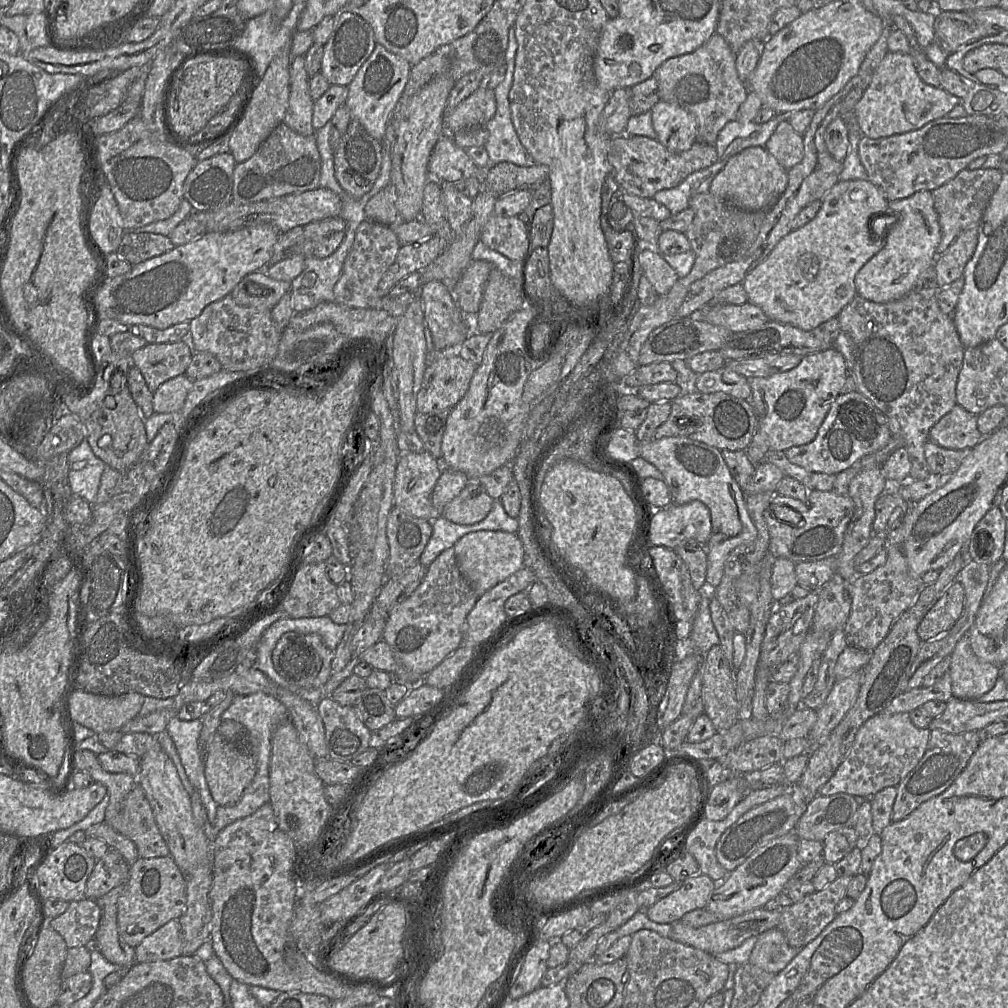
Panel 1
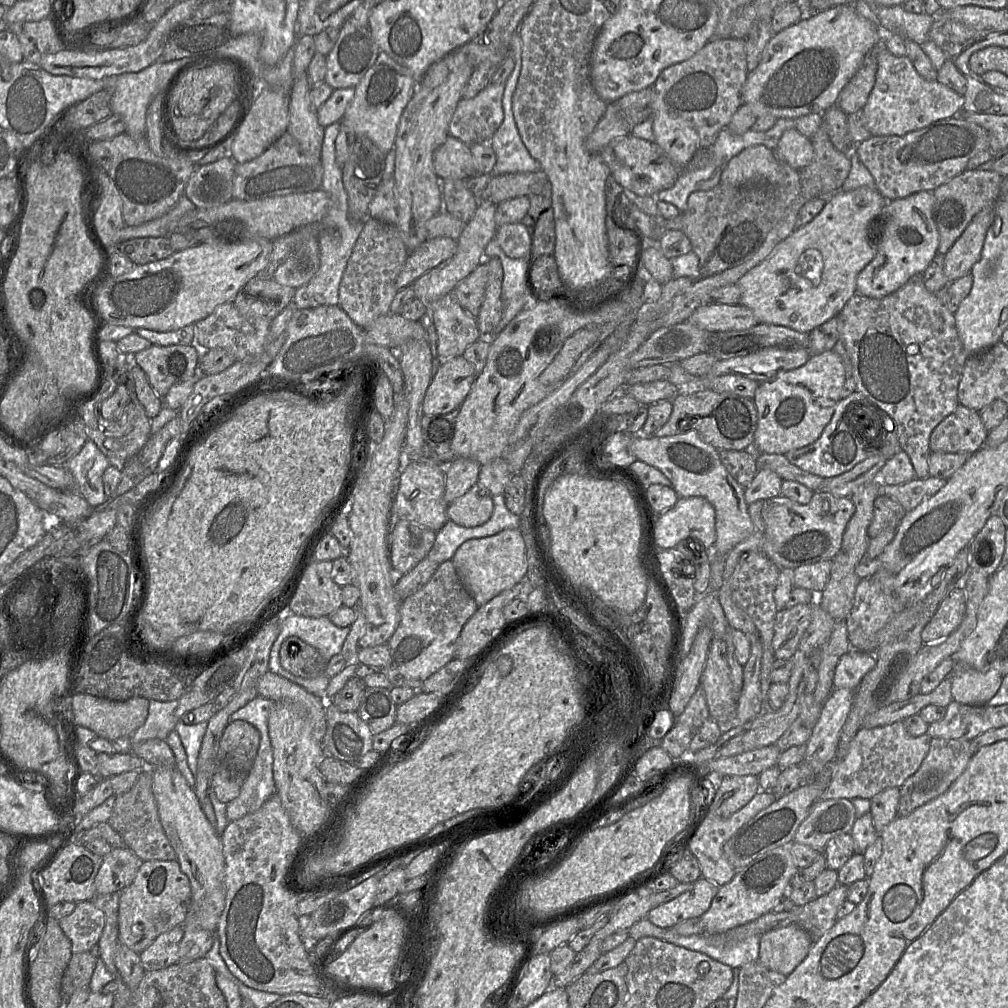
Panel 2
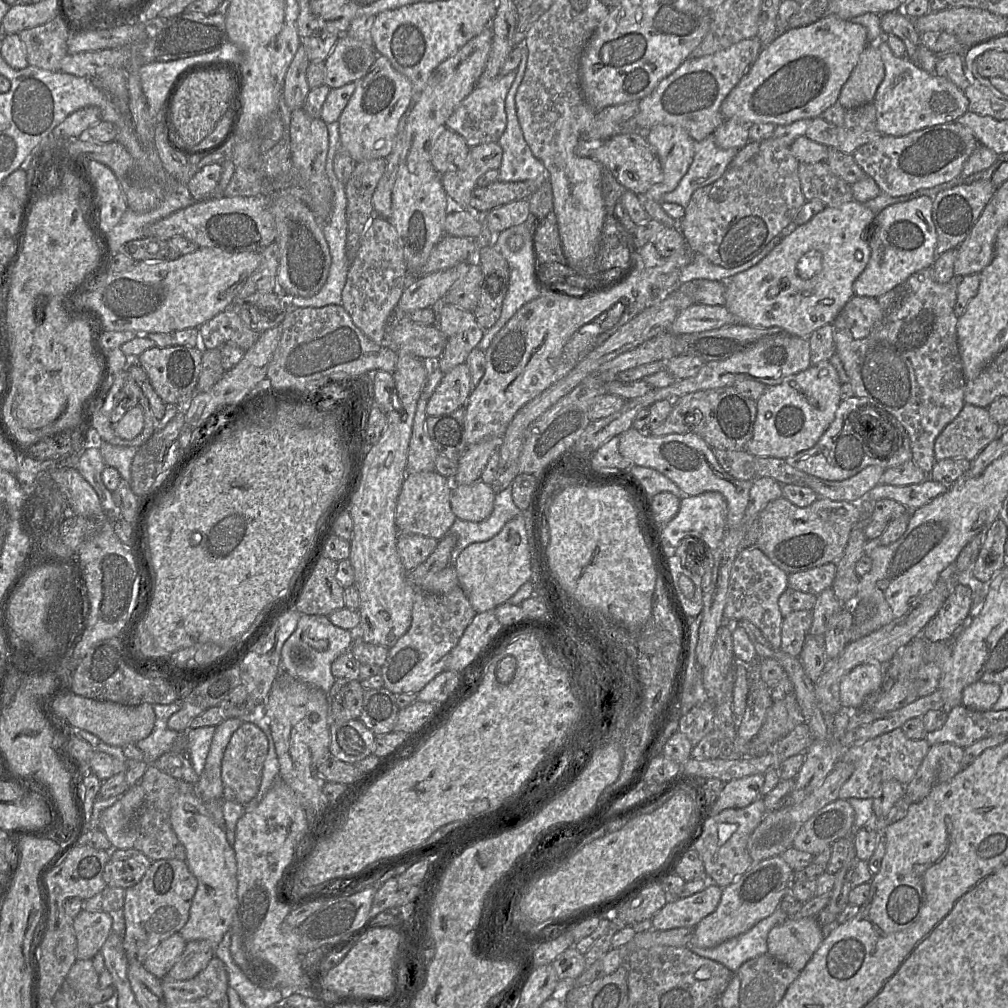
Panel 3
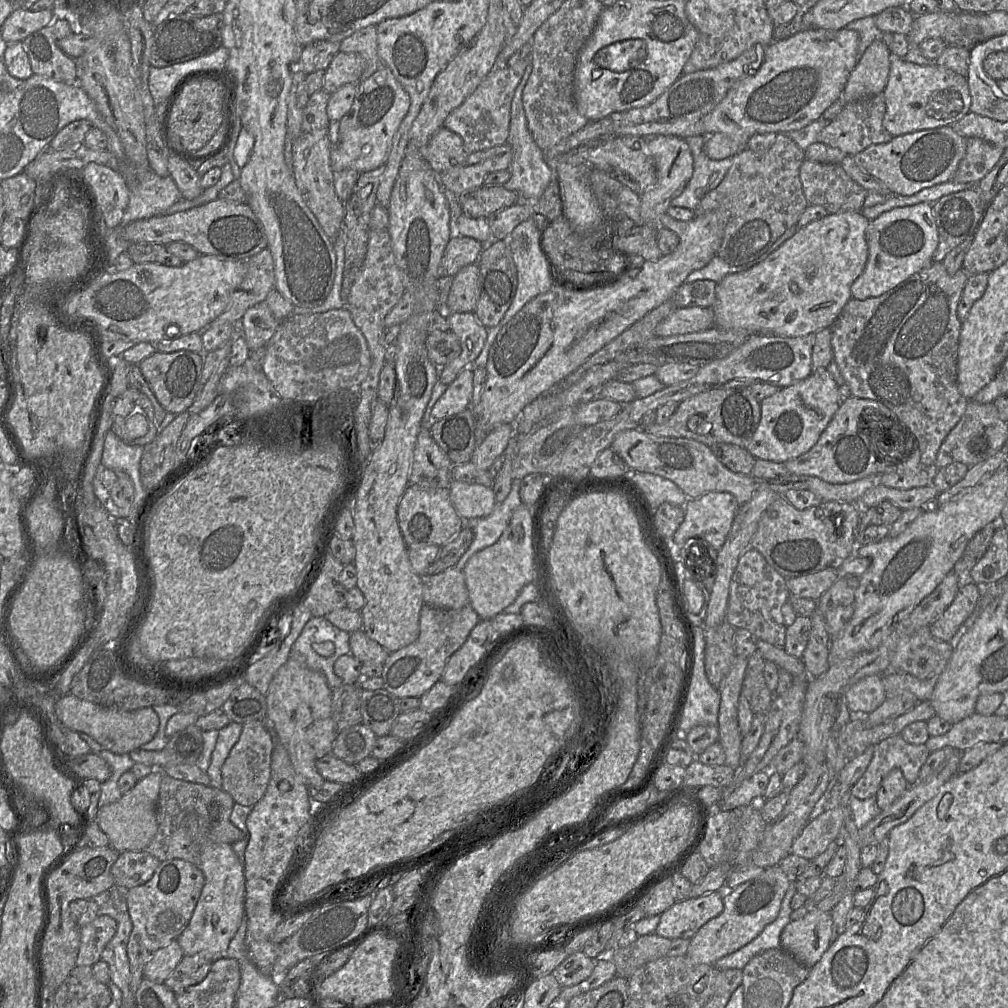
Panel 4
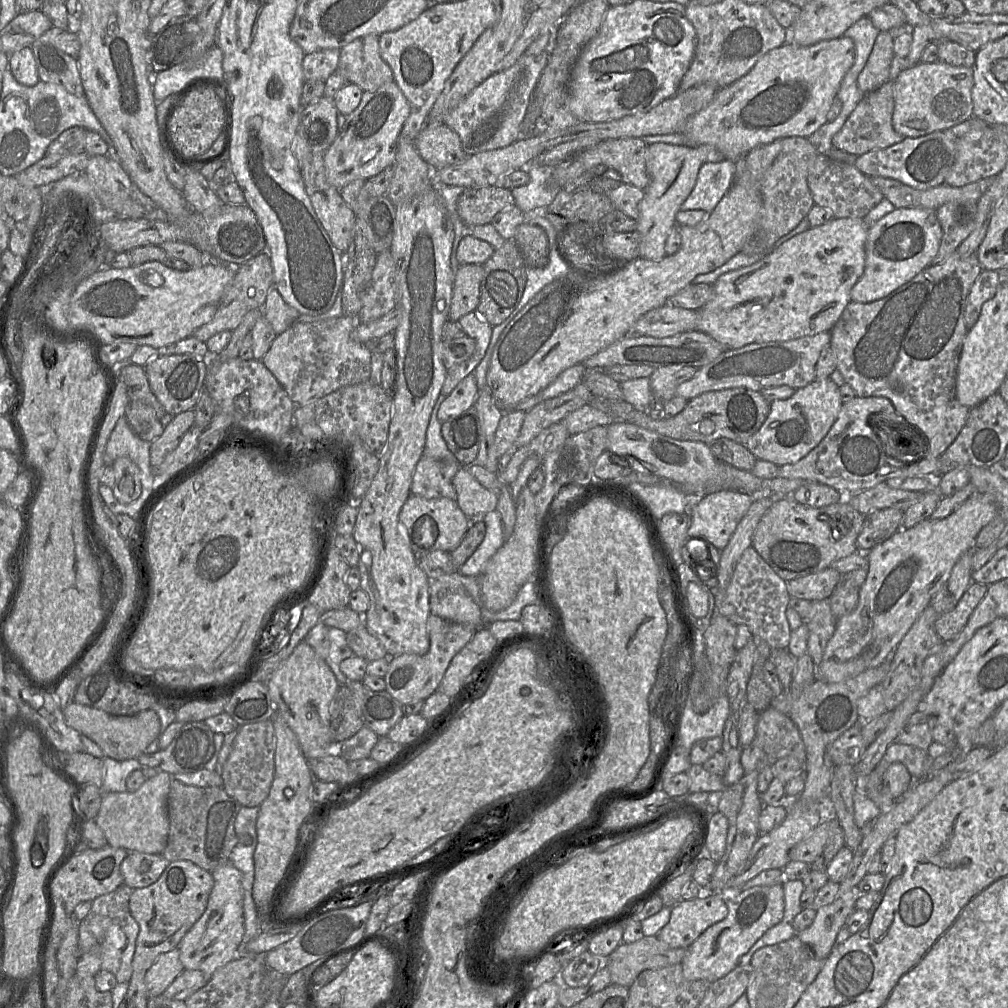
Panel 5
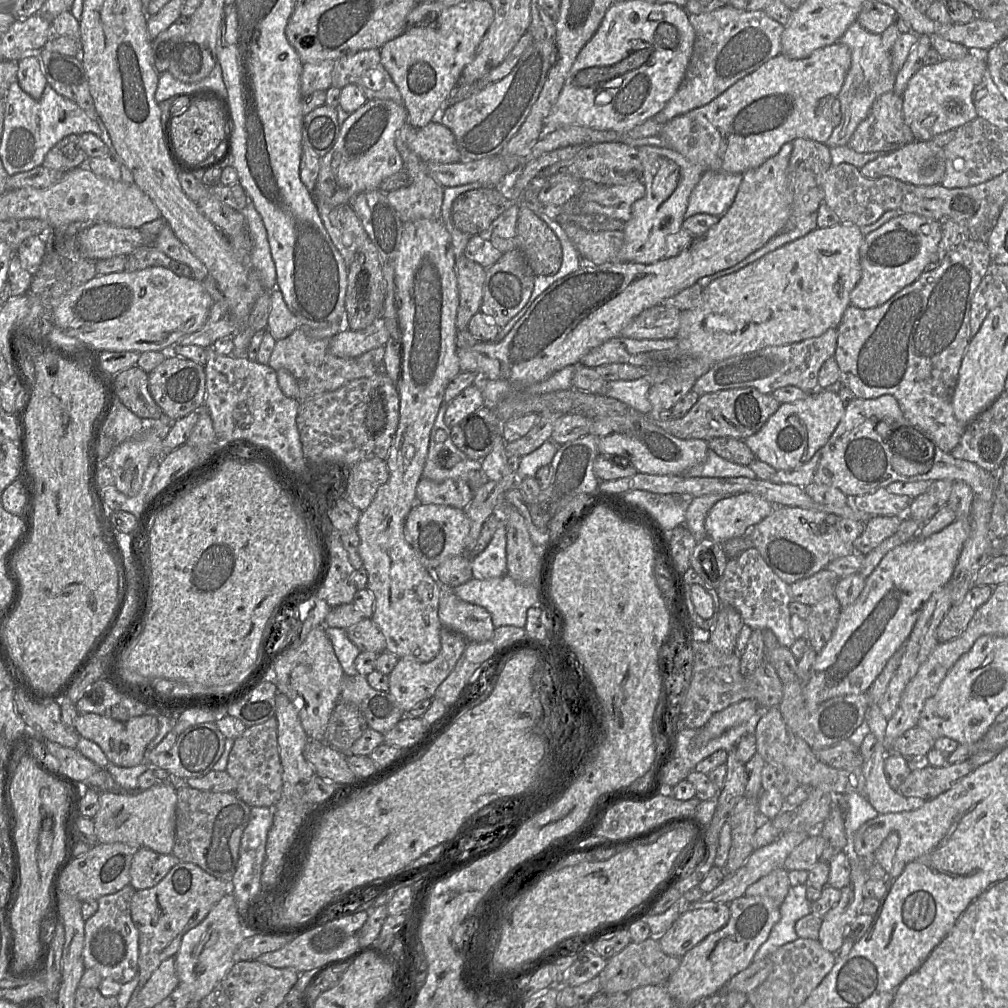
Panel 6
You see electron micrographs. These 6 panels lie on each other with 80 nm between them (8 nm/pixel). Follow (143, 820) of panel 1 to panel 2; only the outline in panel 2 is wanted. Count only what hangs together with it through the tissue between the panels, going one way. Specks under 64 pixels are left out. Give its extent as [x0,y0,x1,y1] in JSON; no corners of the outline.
[107,767,177,861]

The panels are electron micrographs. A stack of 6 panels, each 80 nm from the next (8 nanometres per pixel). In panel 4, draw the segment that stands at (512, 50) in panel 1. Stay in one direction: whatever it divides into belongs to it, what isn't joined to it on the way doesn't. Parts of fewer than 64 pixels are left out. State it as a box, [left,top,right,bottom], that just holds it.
[503,65,553,204]

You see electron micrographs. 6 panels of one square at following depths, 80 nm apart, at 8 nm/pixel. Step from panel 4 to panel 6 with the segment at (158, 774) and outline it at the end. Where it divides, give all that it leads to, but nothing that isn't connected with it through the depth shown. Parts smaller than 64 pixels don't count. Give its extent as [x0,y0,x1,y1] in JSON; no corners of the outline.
[93,781,176,854]

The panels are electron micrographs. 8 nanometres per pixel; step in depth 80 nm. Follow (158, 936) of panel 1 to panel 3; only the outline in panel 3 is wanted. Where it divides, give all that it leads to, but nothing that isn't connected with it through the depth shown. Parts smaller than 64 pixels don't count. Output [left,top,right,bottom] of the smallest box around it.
[144,933,186,979]

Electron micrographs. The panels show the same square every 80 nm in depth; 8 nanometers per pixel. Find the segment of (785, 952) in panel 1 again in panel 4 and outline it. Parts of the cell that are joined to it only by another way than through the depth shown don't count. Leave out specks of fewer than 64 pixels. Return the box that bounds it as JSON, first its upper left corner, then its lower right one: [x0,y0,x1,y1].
[780,910,832,968]

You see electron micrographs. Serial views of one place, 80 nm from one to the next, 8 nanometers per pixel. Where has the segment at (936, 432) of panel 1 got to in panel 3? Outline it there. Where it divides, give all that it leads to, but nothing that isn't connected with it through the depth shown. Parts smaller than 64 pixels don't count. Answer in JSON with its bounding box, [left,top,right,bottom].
[934,403,1000,461]

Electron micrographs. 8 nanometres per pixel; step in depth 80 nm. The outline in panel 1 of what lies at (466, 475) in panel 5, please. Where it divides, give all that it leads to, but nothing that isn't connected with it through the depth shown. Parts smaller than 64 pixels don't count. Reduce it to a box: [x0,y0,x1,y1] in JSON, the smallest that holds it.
[442,481,493,525]

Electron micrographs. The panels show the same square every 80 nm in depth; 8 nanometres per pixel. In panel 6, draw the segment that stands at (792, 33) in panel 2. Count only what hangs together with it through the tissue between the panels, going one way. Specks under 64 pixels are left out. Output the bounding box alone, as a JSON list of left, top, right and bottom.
[660,42,850,174]

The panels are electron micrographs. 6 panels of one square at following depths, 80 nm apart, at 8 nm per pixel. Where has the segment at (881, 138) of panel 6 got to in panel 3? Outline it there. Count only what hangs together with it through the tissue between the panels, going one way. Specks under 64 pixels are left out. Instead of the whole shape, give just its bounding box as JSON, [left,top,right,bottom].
[805,103,882,154]

